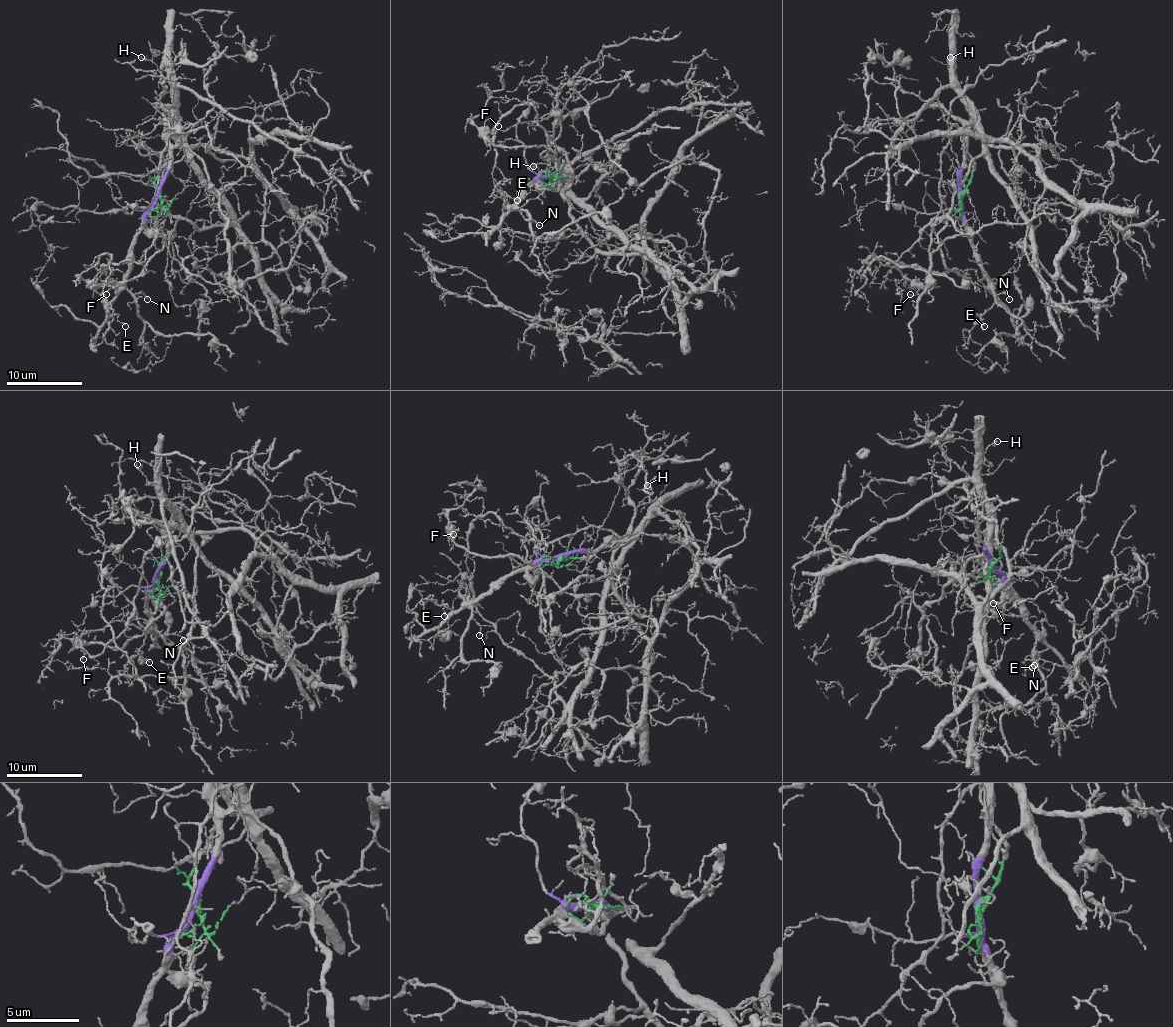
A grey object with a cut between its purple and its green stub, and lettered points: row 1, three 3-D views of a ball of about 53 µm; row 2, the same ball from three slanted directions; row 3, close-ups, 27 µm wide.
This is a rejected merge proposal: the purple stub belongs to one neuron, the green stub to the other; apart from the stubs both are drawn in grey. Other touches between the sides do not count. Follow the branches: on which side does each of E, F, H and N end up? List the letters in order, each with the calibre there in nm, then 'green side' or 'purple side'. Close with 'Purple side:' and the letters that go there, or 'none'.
E: calibre 120 nm; purple side
F: calibre 110 nm; purple side
H: calibre 100 nm; purple side
N: calibre 110 nm; purple side
Purple side: E, F, H, N

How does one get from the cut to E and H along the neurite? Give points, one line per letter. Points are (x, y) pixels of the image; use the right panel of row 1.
E: (960, 195), (960, 212), (974, 246), (976, 261), (987, 288), (997, 298), (983, 313), (983, 326)
H: (960, 195), (964, 132), (970, 125), (966, 96), (947, 60), (951, 56)

